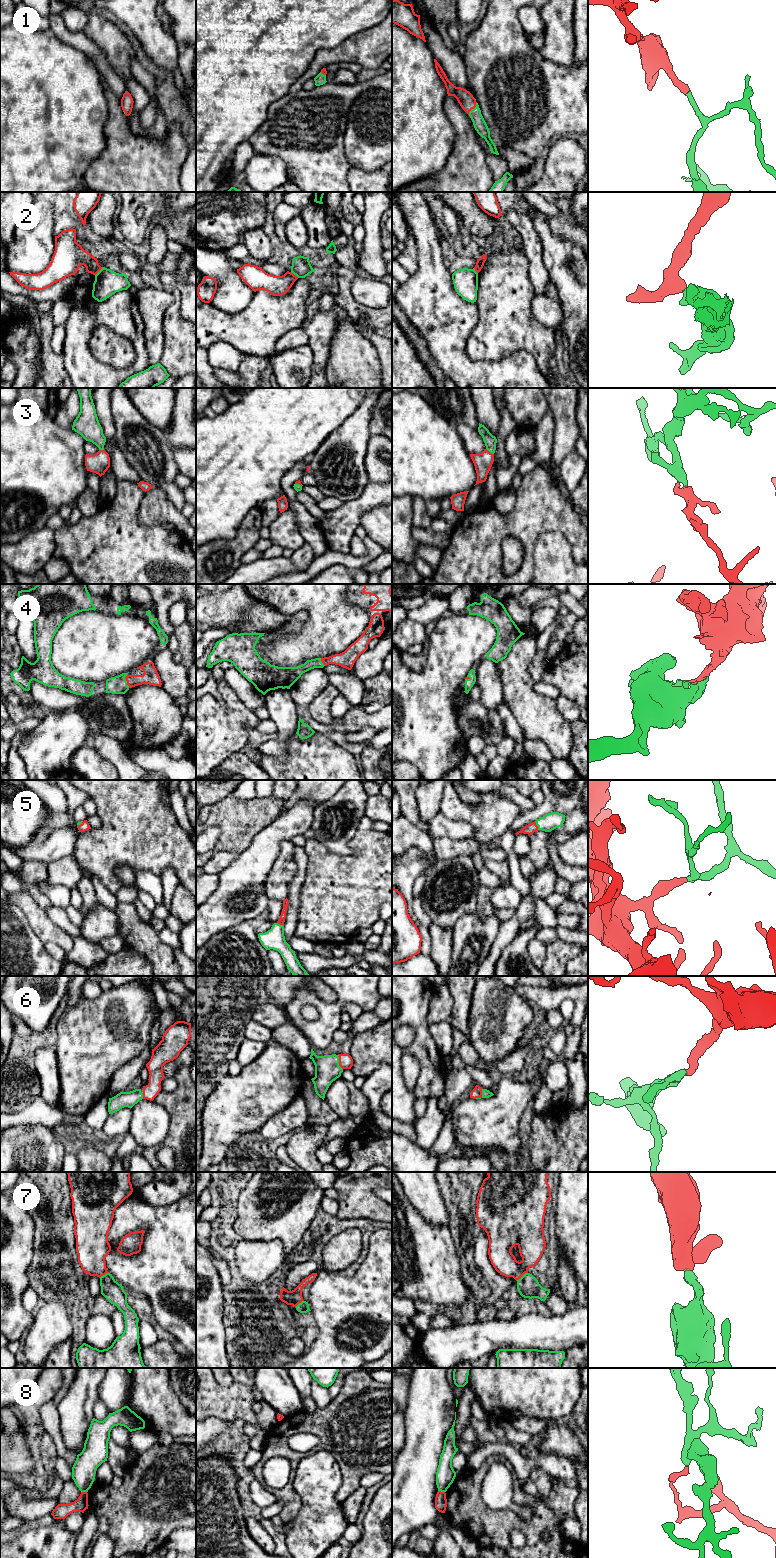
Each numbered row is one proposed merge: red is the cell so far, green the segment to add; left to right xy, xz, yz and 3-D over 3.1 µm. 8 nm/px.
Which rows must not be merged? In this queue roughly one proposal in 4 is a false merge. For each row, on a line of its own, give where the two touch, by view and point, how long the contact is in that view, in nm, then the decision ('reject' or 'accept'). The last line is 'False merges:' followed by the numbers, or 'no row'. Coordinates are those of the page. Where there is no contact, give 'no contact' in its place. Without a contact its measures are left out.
1: contact yz (473, 108); length 120 nm; accept
2: contact xy (99, 270); length 90 nm; reject
3: contact yz (489, 452); length 80 nm; accept
4: contact xy (127, 681); length 110 nm; accept
5: contact yz (536, 825); length 80 nm; accept
6: contact yz (481, 1096); length 100 nm; accept
7: contact yz (521, 1276); length 120 nm; accept
8: contact yz (440, 1491); length 60 nm; reject
False merges: 2, 8

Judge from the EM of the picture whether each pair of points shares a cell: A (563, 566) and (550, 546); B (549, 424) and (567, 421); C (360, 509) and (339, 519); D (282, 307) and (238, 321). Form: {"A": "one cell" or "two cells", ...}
{"A": "one cell", "B": "two cells", "C": "one cell", "D": "one cell"}

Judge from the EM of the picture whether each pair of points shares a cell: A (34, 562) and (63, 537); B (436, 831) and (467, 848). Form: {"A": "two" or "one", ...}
{"A": "two", "B": "two"}

